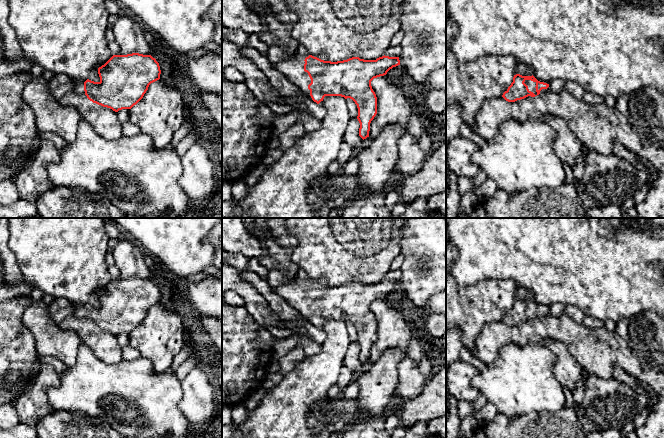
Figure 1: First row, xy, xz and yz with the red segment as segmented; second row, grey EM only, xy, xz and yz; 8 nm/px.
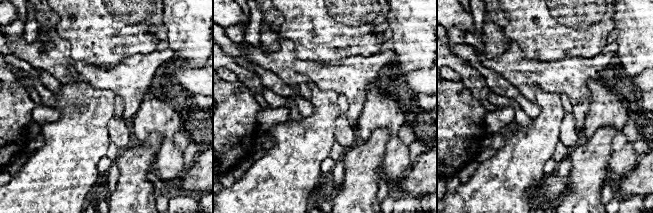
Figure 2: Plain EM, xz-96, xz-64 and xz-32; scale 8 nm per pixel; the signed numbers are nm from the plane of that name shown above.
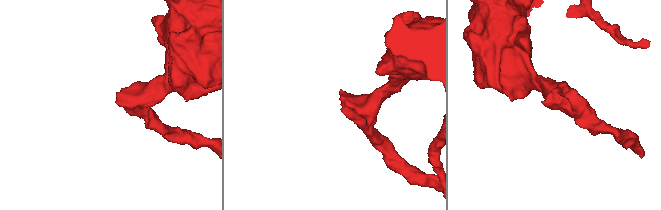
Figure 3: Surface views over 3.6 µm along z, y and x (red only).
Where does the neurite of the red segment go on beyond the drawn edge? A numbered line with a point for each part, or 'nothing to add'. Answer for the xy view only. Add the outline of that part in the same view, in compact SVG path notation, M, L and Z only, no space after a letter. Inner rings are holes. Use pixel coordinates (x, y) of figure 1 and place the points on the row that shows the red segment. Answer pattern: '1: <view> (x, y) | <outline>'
1: xy (79, 85) | M74 80L75 84L74 84L73 92L76 92L79 95L85 95L85 91L84 91L84 82L85 81L86 80L84 80L84 81Z

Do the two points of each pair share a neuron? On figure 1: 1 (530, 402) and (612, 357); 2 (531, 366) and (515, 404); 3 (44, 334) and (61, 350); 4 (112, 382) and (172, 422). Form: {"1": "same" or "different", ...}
{"1": "different", "2": "same", "3": "same", "4": "same"}

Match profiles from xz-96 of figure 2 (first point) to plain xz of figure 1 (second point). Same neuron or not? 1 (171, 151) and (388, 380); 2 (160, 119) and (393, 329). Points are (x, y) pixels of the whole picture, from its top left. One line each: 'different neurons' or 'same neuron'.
1: different neurons
2: same neuron

